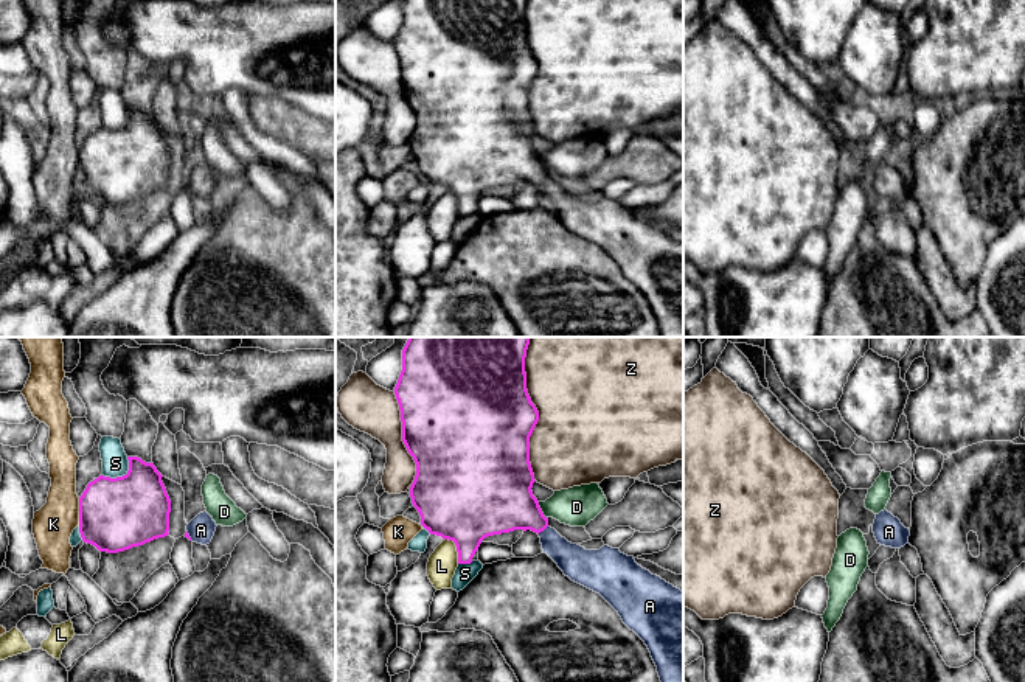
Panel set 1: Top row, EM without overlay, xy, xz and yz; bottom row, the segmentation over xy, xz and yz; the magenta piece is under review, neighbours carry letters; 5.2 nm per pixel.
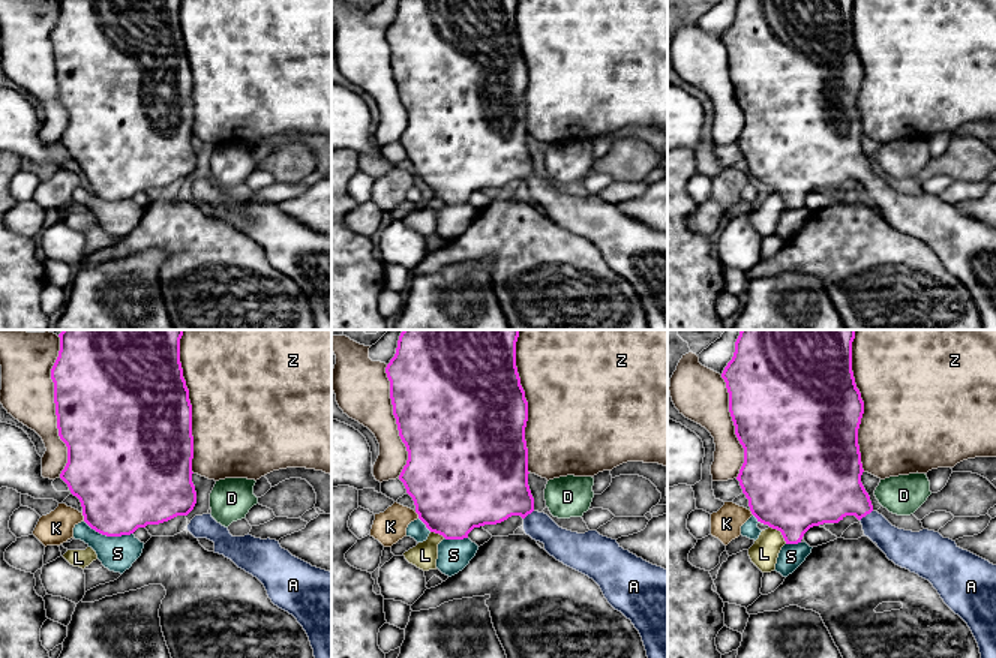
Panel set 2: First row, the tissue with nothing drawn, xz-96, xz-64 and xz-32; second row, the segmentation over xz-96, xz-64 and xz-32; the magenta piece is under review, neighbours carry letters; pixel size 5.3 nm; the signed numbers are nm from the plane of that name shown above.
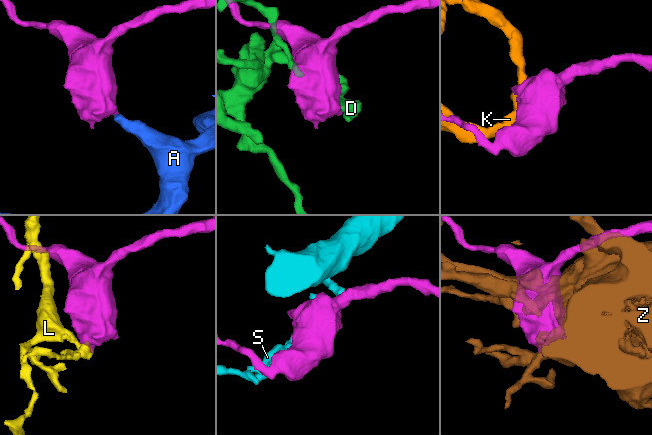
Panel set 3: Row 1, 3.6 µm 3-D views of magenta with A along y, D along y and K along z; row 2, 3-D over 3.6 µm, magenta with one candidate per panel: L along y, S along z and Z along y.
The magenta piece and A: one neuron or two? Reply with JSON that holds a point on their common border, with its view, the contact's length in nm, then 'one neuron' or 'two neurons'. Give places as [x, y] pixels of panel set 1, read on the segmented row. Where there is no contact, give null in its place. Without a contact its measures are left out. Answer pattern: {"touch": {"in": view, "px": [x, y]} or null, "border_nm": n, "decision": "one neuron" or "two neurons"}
{"touch": {"in": "xz", "px": [542, 530]}, "border_nm": 70, "decision": "one neuron"}

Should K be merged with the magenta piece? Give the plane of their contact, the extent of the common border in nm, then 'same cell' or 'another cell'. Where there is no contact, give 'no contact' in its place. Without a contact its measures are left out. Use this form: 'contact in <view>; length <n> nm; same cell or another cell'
contact in xy; length 150 nm; another cell

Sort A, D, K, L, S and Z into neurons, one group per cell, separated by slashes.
A / D / K / L / S / Z

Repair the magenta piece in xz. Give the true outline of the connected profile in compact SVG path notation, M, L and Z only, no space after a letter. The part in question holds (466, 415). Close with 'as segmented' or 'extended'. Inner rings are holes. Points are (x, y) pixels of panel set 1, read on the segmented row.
M408 337L402 350L402 371L394 387L401 410L402 441L416 463L410 486L421 525L443 539L453 541L458 564L471 564L481 541L514 530L539 534L542 550L572 581L599 593L648 646L660 682L683 682L683 592L638 565L634 556L609 545L585 550L568 542L548 525L533 496L534 474L530 463L530 437L539 412L526 390L525 357L530 337Z; extended

